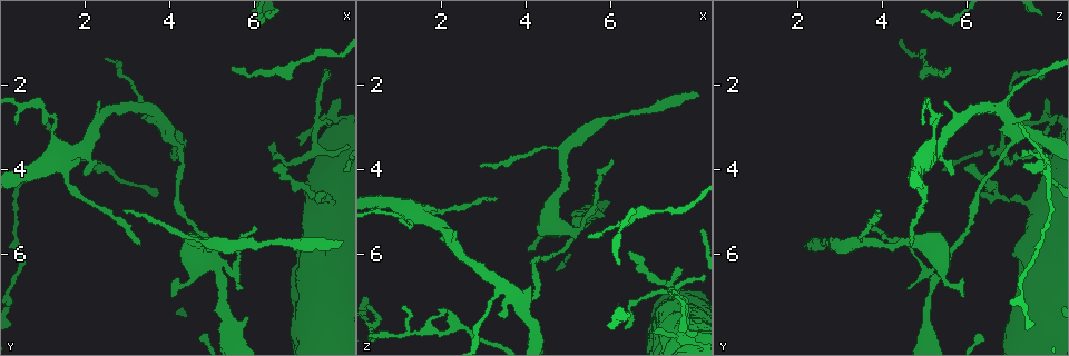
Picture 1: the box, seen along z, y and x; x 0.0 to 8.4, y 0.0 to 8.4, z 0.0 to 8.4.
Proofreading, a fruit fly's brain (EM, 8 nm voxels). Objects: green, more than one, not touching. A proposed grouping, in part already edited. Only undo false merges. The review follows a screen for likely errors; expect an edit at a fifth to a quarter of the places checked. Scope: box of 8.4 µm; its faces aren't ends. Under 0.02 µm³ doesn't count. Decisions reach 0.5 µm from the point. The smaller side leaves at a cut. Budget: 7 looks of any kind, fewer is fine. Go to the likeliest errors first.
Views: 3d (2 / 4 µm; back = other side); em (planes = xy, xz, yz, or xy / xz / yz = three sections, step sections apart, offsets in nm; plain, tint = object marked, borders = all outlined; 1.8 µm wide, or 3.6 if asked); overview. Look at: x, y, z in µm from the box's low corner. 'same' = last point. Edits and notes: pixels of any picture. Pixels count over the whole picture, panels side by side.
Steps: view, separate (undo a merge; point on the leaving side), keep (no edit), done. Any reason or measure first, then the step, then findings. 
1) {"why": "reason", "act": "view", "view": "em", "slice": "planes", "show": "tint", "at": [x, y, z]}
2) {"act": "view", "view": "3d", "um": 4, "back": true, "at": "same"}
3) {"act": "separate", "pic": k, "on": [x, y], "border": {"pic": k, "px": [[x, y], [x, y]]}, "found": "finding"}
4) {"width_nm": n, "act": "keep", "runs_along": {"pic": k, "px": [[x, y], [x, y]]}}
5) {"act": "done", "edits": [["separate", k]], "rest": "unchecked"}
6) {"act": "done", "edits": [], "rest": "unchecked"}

{"why": "sudden change in width", "act": "view", "view": "em", "slice": "planes", "show": "tint", "at": [1.70, 3.70, 5.20]}

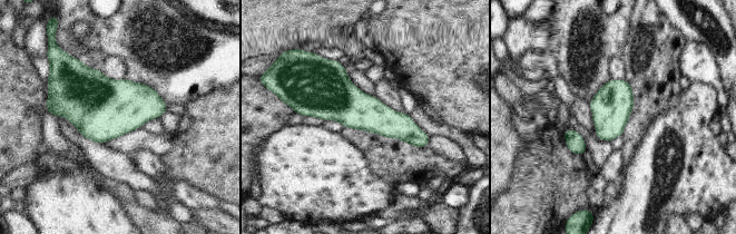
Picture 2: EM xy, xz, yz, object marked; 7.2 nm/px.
{"width_nm": 280, "act": "keep", "runs_along": {"pic": 2, "px": [[298, 110], [354, 108], [427, 138]]}, "found": "all the same neuron"}

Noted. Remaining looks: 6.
{"why": "thin neck", "act": "view", "view": "em", "slice": "xz", "step": 8, "show": "tint", "at": [7.15, 1.45, 5.00]}

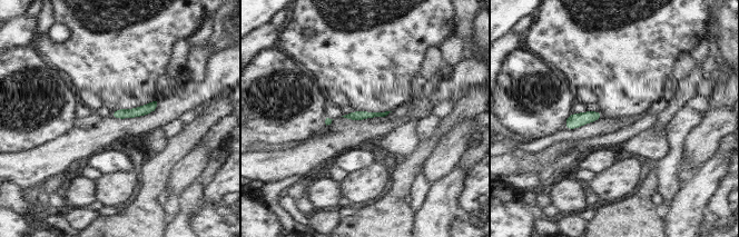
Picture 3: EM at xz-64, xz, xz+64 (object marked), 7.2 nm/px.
{"why": "cut it another way", "act": "view", "view": "em", "slice": "planes", "show": "borders", "at": "same"}

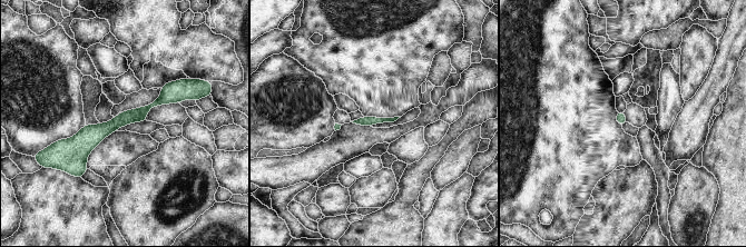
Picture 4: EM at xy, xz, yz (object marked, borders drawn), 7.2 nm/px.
{"act": "keep", "runs_along": {"pic": 4, "px": [[185, 95], [62, 146]]}, "found": "all the same neuron"}

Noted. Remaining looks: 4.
{"why": "closes a loop", "act": "view", "view": "em", "um": 3.6, "slice": "planes", "show": "plain", "at": [7.80, 4.80, 7.90]}

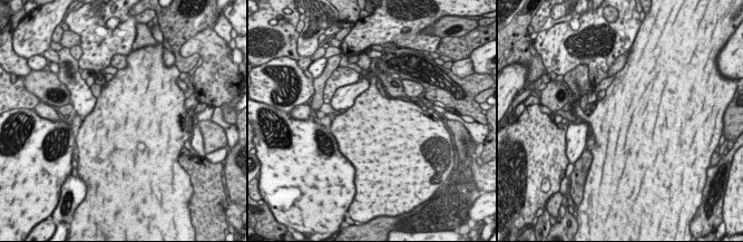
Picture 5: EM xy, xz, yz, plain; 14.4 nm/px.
{"act": "view", "view": "em", "um": 3.6, "slice": "planes", "show": "tint", "at": "same"}

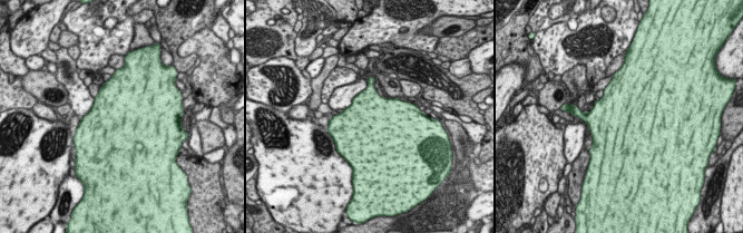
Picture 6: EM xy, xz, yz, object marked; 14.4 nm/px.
{"width_nm": 900, "act": "keep", "found": "all the same neuron"}

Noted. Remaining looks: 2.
{"act": "done", "edits": [], "rest": "unchecked"}

